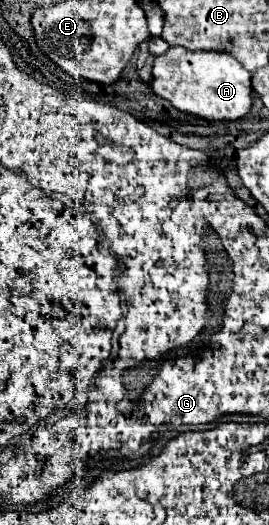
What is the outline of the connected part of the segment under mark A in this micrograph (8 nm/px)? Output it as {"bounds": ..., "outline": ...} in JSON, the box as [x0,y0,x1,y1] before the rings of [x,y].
{"bounds":[150,47,252,121],"outline":[[[170,47],[168,53],[154,59],[150,87],[158,97],[168,99],[178,111],[206,121],[236,121],[252,107],[250,73],[246,73],[246,69],[242,69],[242,65],[228,53],[192,53],[188,49]]]}

